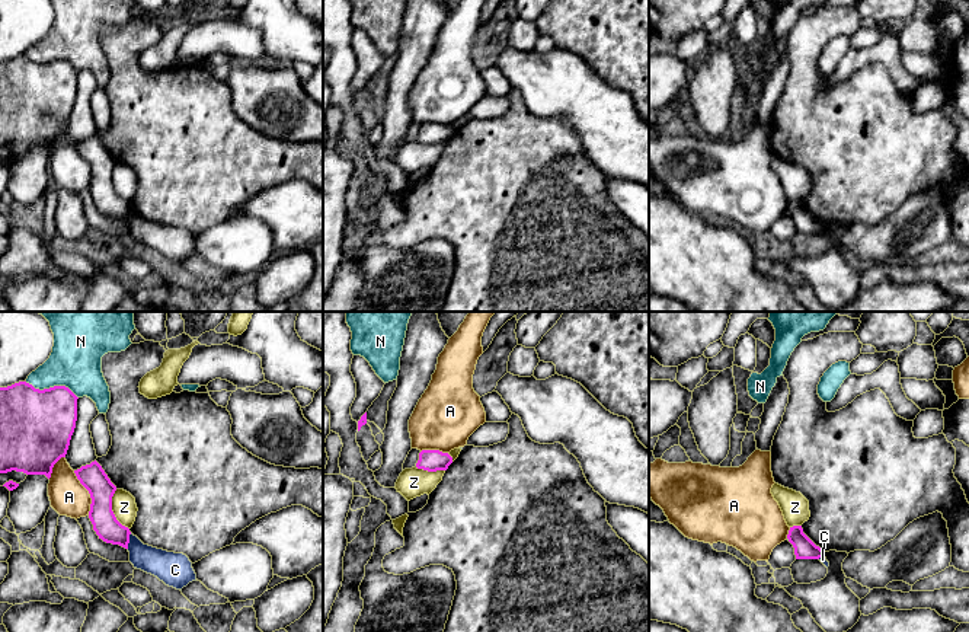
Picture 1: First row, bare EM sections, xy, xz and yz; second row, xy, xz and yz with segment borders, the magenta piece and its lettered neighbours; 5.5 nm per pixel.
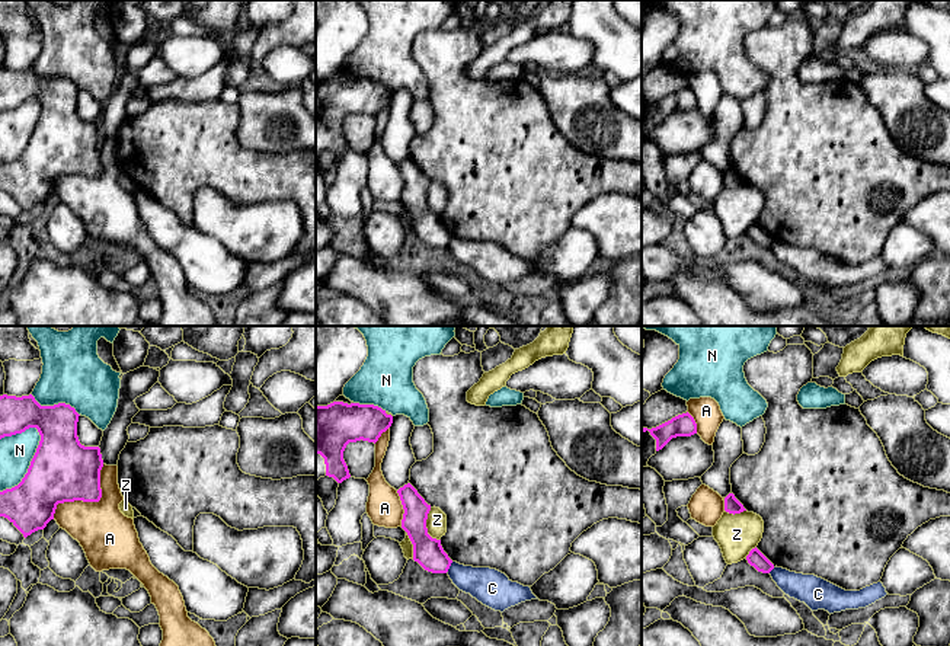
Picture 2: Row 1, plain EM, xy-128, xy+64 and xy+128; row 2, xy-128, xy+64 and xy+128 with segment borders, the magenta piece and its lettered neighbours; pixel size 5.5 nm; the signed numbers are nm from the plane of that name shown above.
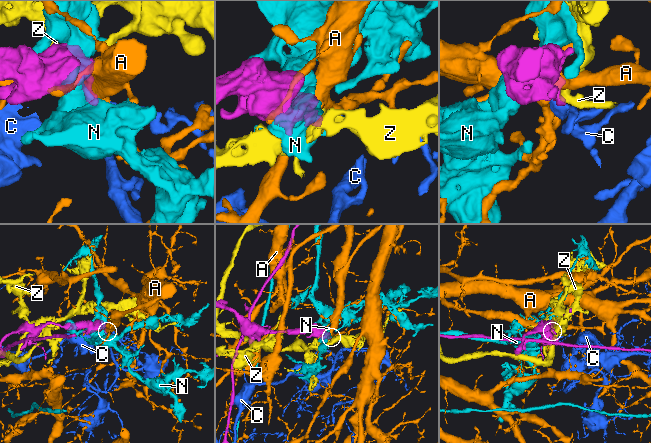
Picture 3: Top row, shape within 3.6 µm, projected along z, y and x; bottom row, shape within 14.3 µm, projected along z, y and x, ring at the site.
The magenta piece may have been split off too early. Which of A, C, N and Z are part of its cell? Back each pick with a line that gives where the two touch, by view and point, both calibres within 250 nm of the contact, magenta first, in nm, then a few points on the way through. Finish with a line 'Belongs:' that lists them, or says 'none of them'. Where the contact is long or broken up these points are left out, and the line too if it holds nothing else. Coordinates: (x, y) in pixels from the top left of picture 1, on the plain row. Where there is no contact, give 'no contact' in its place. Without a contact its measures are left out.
Belongs: none of them

